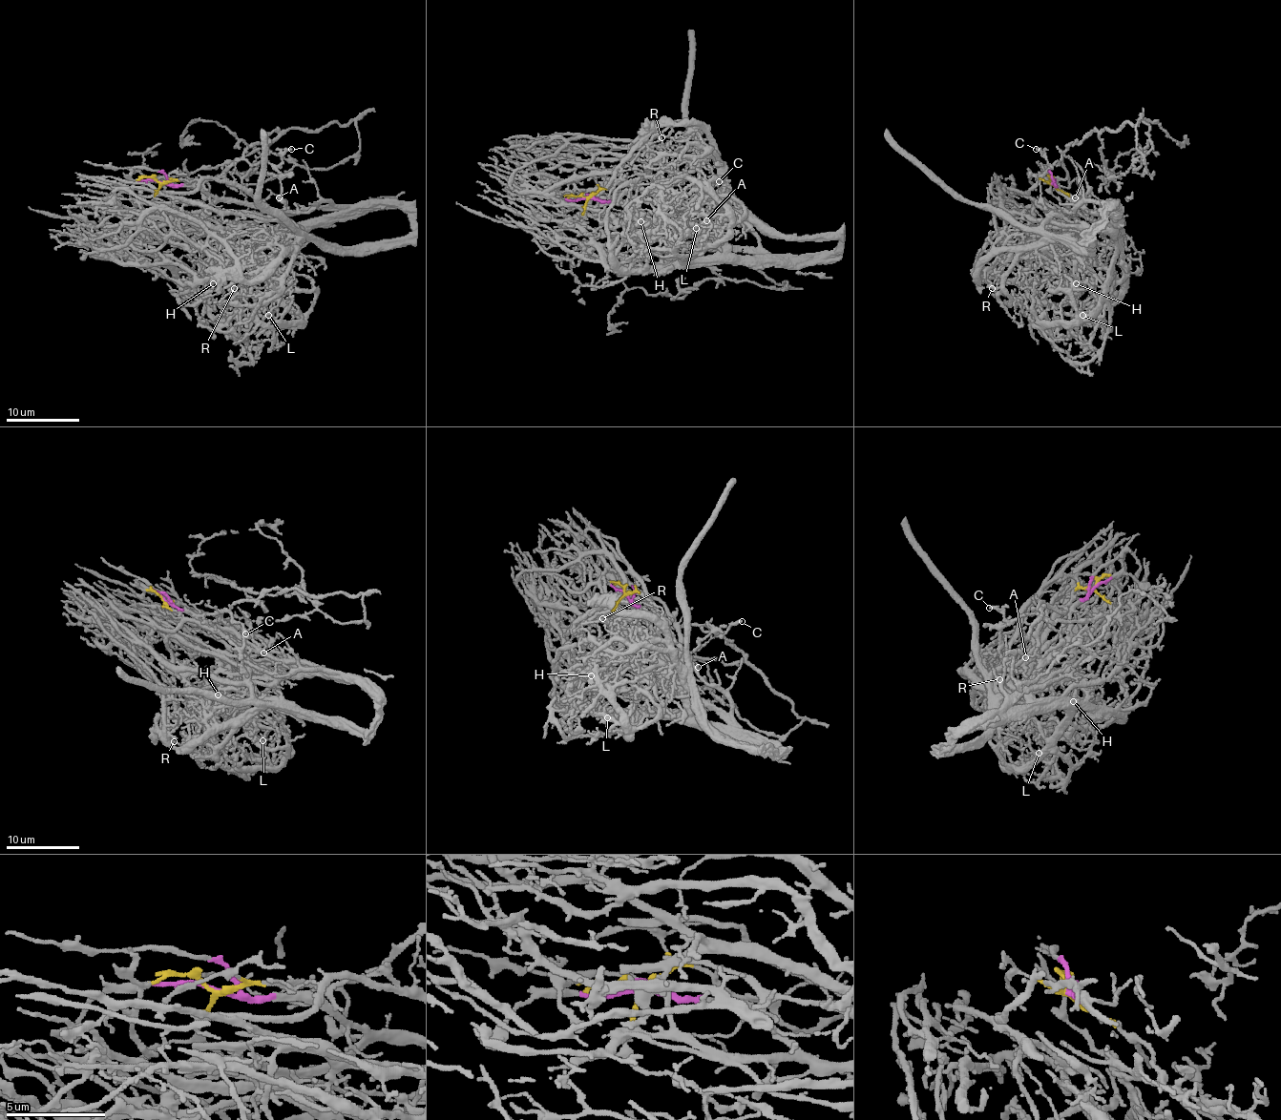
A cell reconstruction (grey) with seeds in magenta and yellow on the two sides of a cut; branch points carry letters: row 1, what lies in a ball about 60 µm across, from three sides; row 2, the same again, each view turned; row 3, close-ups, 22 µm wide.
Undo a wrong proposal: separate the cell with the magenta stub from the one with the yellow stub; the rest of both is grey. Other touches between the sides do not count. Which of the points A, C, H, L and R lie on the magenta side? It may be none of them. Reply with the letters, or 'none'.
A, H, L, R

